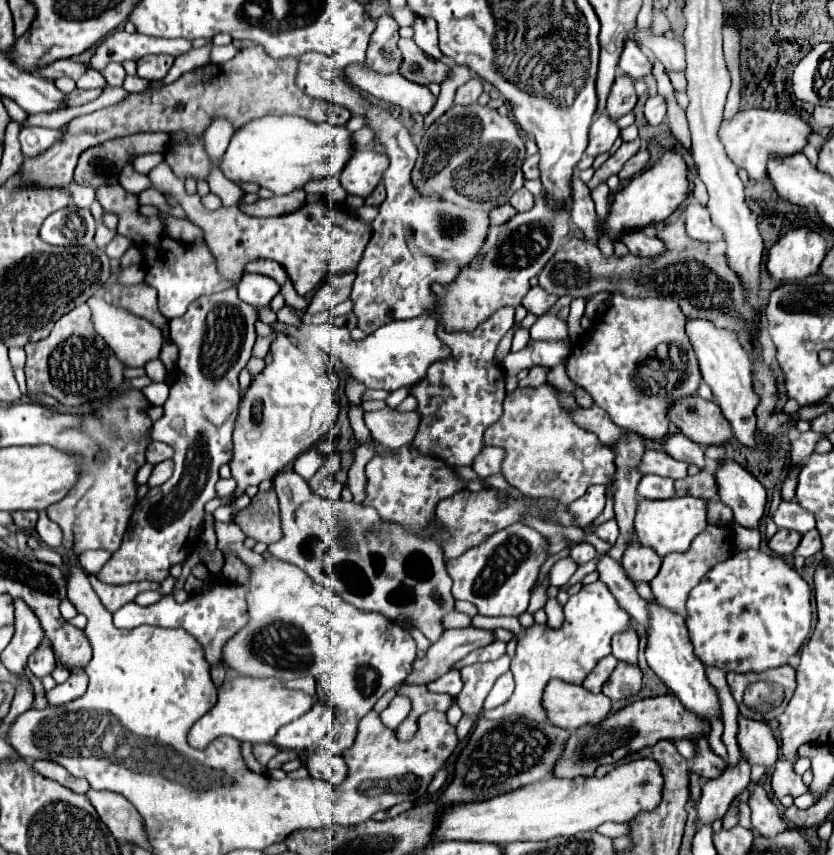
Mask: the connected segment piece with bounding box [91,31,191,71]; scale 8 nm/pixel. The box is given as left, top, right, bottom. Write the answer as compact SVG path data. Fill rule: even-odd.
M113 31L107 35L95 49L91 57L91 67L101 71L107 63L117 61L123 63L127 59L139 61L145 55L153 53L167 53L179 57L191 49L191 41L187 39L155 39L141 33L127 33L127 31Z

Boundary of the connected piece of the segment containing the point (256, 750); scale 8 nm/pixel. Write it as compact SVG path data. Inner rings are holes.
M257 743L257 745L253 745L253 755L257 757L257 761L261 763L261 765L267 765L269 763L269 759L271 757L275 757L275 753L279 751L279 747L275 747L273 743Z

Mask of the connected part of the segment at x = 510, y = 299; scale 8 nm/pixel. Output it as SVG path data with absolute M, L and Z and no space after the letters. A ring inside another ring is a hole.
M543 193L535 199L531 211L517 213L503 225L493 225L481 249L481 255L467 265L459 277L449 285L435 285L433 291L441 297L439 321L447 331L473 331L481 321L491 317L497 309L511 305L519 307L529 291L529 279L535 277L545 263L555 255L561 243L571 233L571 213L567 207L547 207Z

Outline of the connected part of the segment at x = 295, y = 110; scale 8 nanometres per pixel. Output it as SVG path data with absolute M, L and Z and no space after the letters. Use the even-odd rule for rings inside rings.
M259 45L245 47L225 65L211 63L199 67L181 75L171 85L127 95L117 105L69 121L69 131L59 143L55 143L37 159L25 159L21 167L23 181L41 187L67 187L73 179L73 169L83 149L141 131L183 131L191 135L203 135L211 121L219 117L225 117L233 125L233 129L241 129L253 119L283 113L301 115L317 123L327 121L333 125L345 125L349 121L351 113L345 107L335 107L333 103L323 103L321 99L311 99L309 95L305 95L295 85L295 75L297 59L271 59L271 55L267 55ZM125 129L131 133L125 133Z

